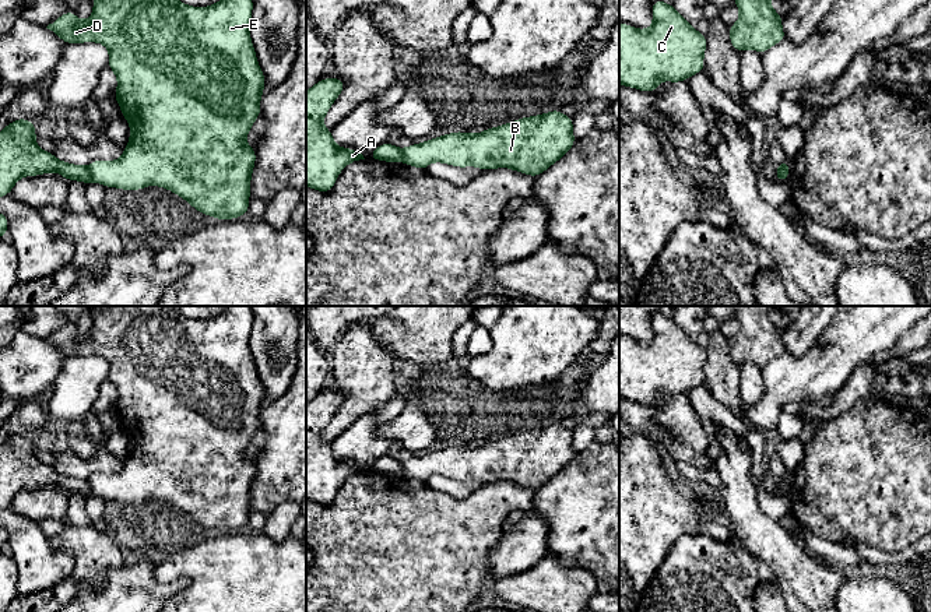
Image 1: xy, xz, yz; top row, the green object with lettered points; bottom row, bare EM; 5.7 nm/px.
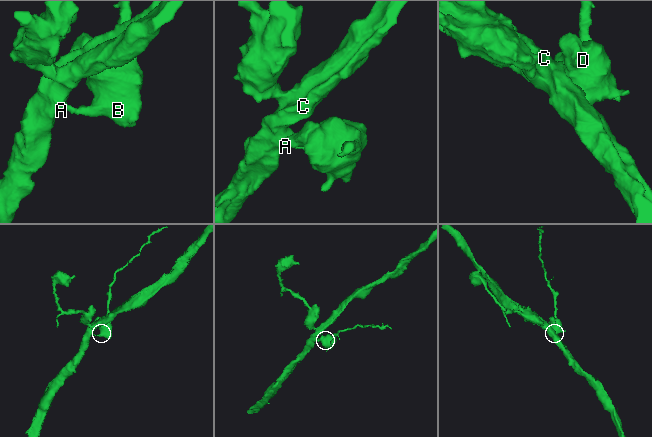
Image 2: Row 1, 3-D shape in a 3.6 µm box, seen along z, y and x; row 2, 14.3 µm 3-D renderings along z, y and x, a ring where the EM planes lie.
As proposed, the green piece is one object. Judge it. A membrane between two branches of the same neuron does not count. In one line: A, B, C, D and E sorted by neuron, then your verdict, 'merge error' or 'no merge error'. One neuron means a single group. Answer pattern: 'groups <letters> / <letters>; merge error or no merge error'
groups A C / B D E; merge error

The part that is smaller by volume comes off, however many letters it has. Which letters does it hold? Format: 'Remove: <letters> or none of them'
Remove: B, D, E

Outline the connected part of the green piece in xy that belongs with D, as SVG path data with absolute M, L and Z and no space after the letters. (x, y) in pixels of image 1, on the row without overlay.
M166 306L94 307L92 314L94 323L87 334L67 323L46 340L68 358L98 355L106 359L108 380L117 391L113 411L129 435L130 453L119 472L96 472L89 476L91 493L120 503L159 499L215 532L246 528L256 476L256 462L246 457L246 450L261 428L260 412L266 398L250 352L250 306L225 306L221 314L204 321L187 319Z

